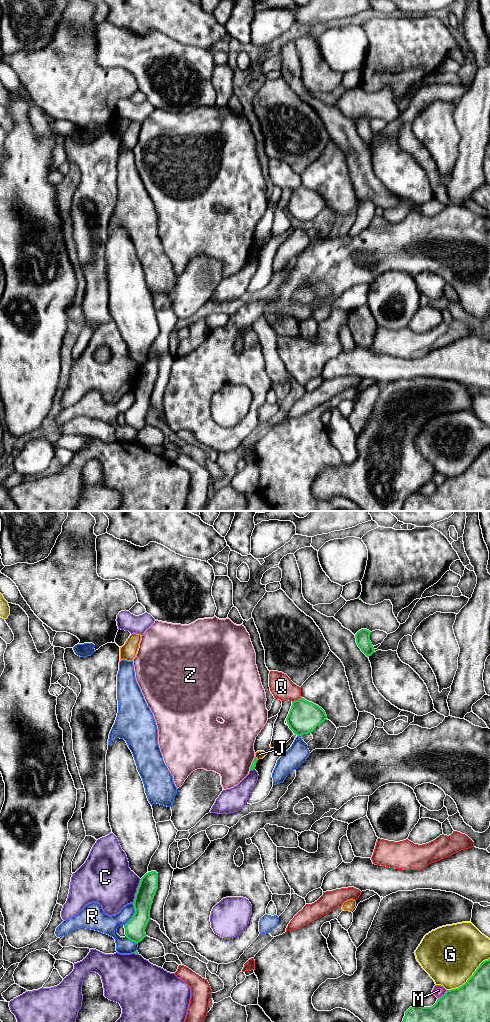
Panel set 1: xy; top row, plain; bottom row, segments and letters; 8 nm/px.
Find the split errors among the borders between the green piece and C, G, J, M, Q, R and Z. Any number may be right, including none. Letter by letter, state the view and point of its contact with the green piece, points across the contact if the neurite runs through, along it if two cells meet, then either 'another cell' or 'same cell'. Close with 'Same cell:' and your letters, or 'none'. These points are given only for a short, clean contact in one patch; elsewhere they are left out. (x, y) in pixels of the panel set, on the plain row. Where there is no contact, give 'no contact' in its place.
C: meets green in xy at (137, 379); another cell
G: meets green in xy at (469, 466); another cell
J: meets green in xy at (256, 246); border along xy (255, 244), (258, 247); another cell
M: meets green in xy at (443, 483); another cell
Q: meets green in xy at (296, 188); another cell
R: meets green in xy at (134, 402); another cell
Z: meets green in xy at (252, 251); another cell
Same cell: none

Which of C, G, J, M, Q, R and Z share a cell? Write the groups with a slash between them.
C / G / J / M / Q / R / Z

